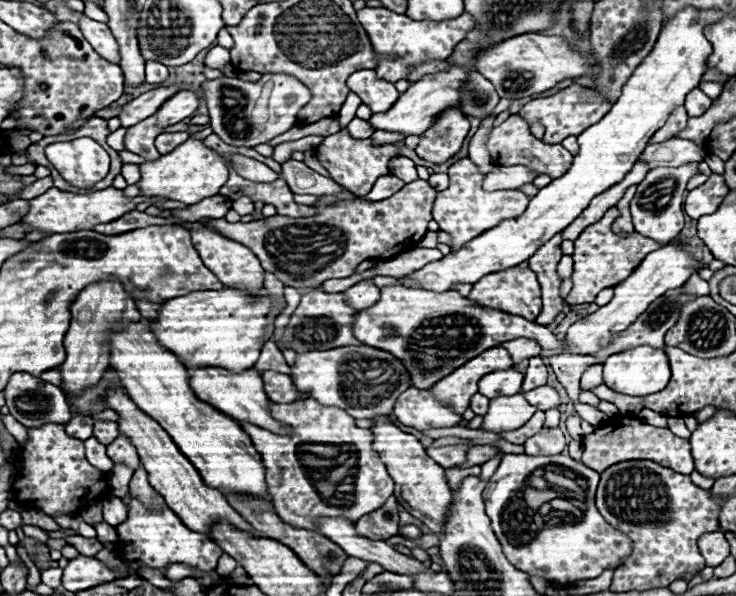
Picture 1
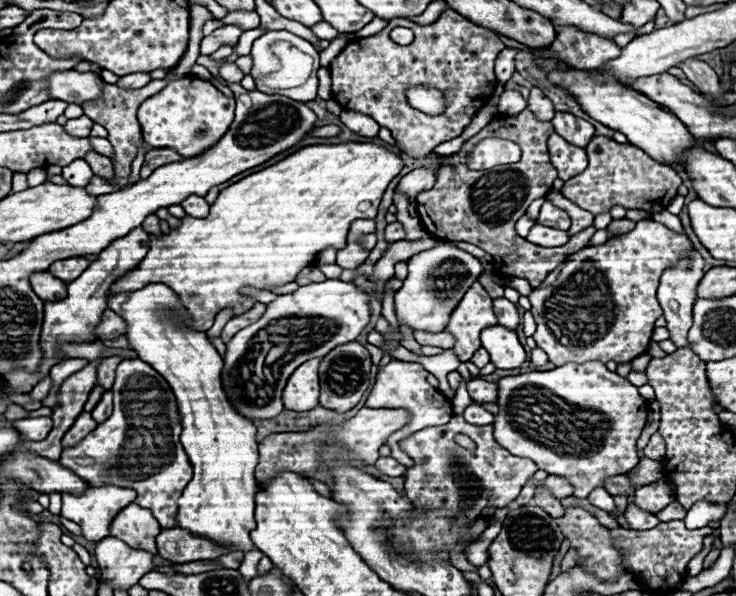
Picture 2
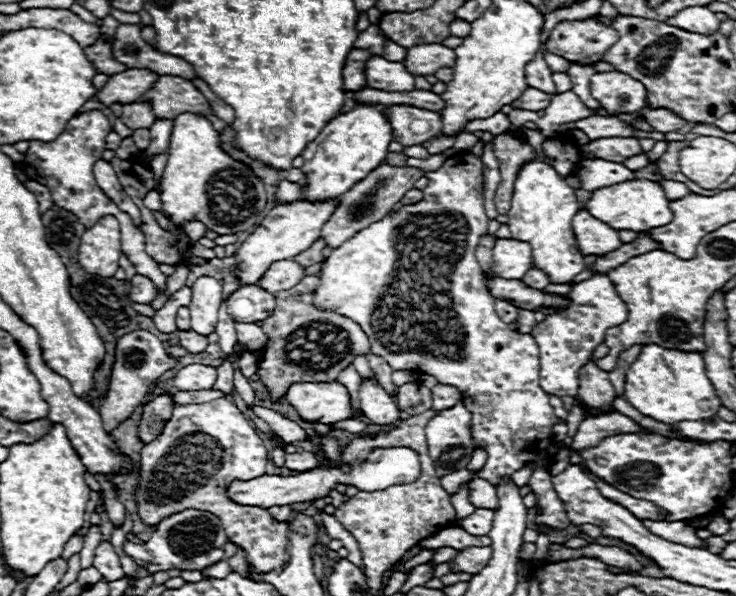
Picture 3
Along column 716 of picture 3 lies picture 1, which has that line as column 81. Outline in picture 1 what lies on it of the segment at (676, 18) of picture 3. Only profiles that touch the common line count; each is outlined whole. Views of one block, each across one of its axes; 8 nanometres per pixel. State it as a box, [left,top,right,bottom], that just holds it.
[80,18,120,64]

